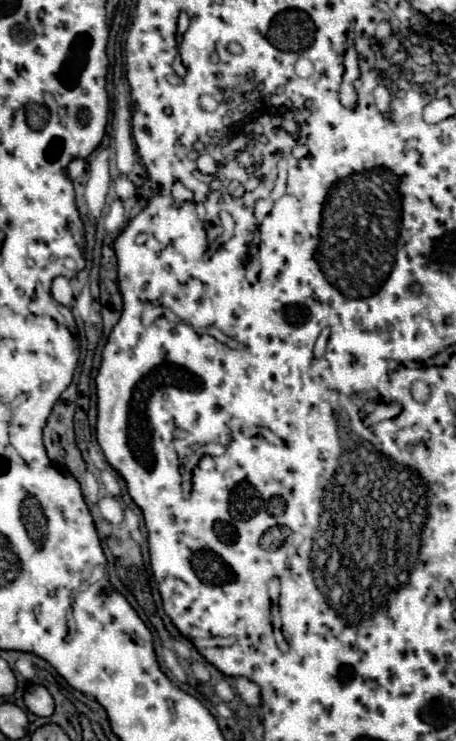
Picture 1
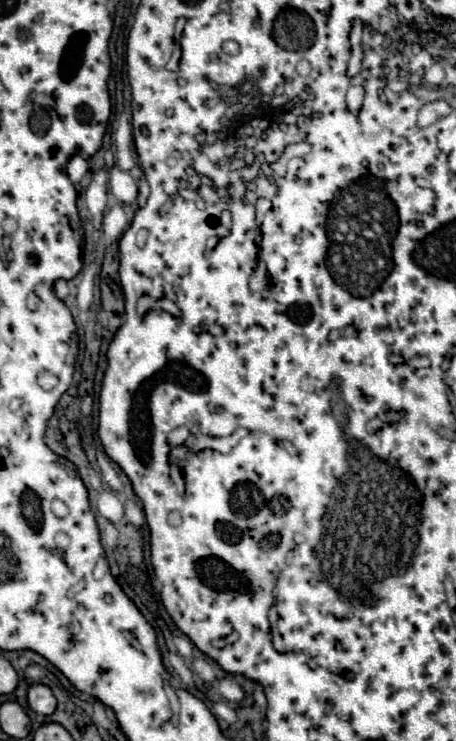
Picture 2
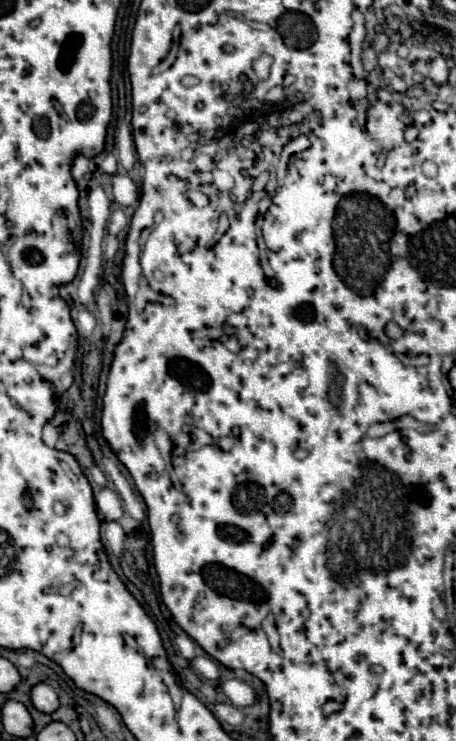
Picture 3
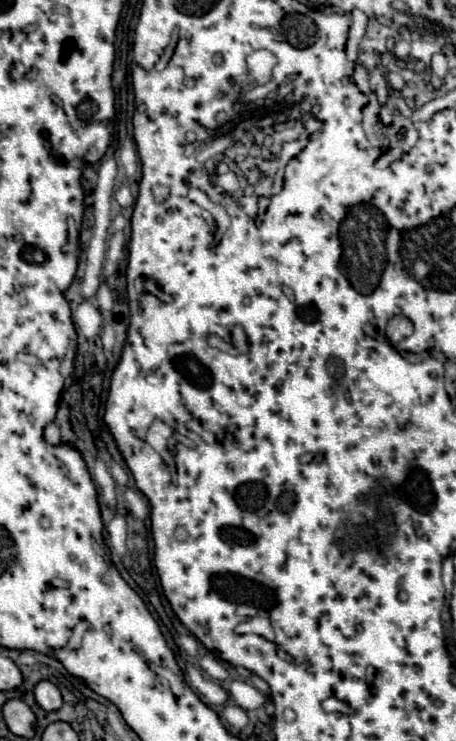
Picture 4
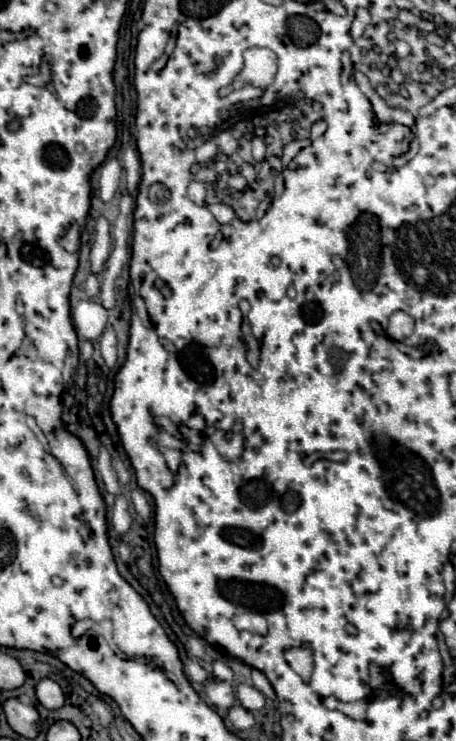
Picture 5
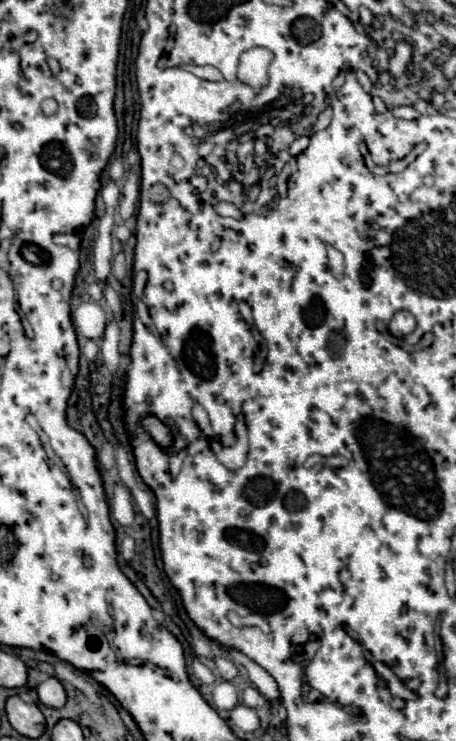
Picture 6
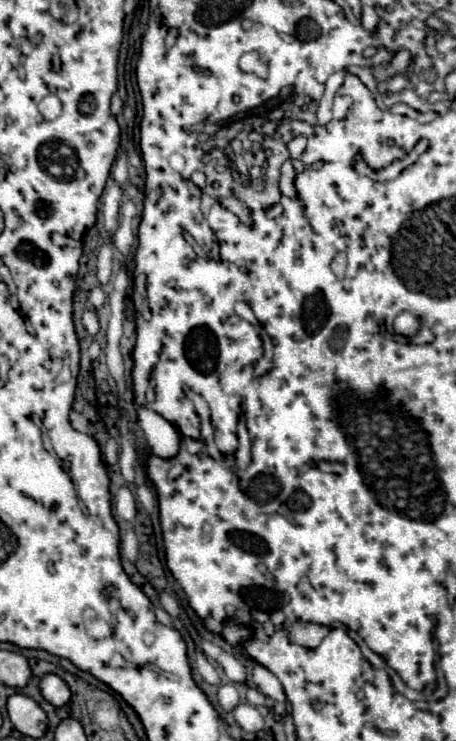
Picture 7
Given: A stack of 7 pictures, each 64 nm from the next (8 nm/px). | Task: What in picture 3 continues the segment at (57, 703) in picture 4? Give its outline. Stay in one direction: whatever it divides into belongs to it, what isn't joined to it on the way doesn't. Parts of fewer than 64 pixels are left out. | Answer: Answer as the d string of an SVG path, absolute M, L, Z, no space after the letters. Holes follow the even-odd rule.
M40 682L32 688L32 704L40 710L40 712L46 712L46 714L52 714L54 710L58 710L60 706L60 700L58 700L58 694L54 692L52 686Z

